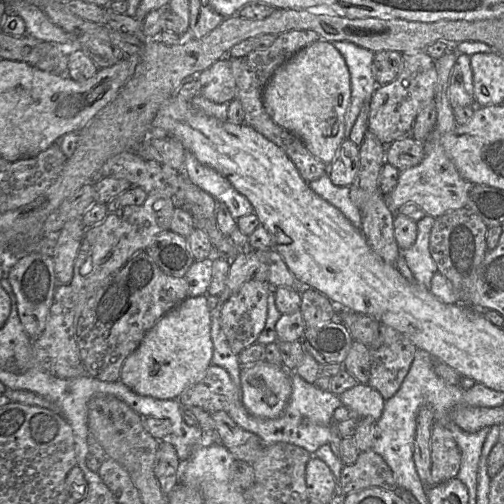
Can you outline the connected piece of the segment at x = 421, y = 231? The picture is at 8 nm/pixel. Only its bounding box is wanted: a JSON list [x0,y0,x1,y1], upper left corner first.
[402,215,438,289]

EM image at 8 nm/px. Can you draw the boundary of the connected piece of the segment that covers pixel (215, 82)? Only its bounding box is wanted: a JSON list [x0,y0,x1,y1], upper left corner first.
[200,54,236,103]

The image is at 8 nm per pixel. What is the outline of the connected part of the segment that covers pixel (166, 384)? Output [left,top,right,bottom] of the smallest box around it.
[120,295,212,399]

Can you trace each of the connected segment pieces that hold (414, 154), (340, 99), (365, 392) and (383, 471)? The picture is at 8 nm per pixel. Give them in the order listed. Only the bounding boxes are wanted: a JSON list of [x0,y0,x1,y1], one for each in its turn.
[[385,135,424,171],[263,39,351,165],[338,383,385,421],[339,449,399,496]]

